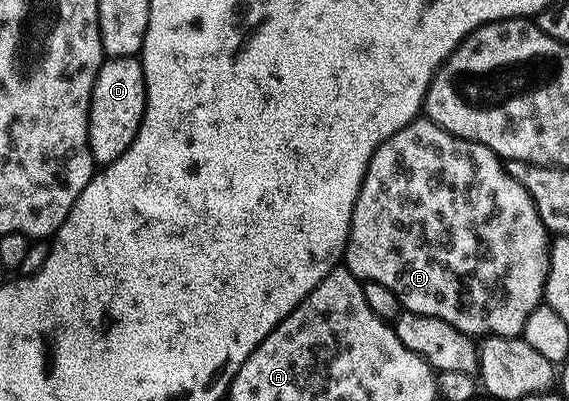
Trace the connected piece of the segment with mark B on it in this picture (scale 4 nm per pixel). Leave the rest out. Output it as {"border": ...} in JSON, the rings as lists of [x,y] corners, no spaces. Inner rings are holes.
{"border":[[[419,118],[413,120],[408,126],[396,130],[396,134],[389,136],[372,154],[370,165],[364,174],[352,210],[350,233],[344,253],[344,267],[358,280],[363,282],[371,280],[380,282],[380,286],[388,286],[388,290],[392,290],[392,294],[396,294],[396,298],[400,298],[405,311],[440,318],[444,322],[456,326],[456,330],[466,333],[471,338],[521,337],[524,322],[528,322],[528,314],[532,314],[532,310],[536,310],[536,306],[543,303],[544,300],[546,275],[550,270],[551,243],[551,233],[546,231],[546,226],[540,218],[528,190],[524,190],[524,186],[520,186],[520,182],[516,182],[516,178],[512,178],[512,174],[507,170],[501,156],[498,156],[488,146],[454,136],[452,133],[444,131],[439,124]]]}

